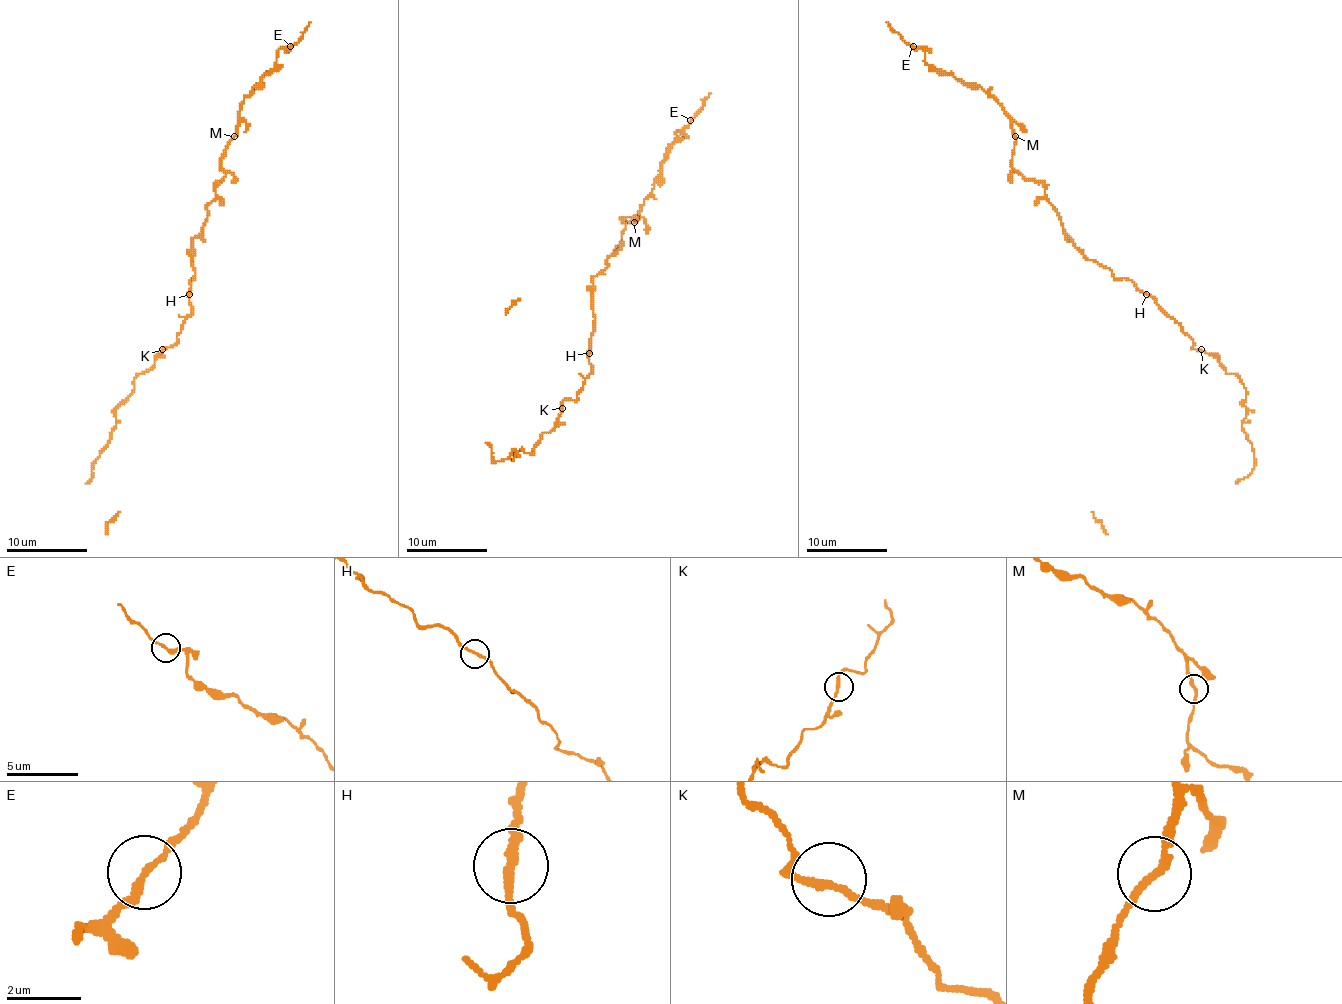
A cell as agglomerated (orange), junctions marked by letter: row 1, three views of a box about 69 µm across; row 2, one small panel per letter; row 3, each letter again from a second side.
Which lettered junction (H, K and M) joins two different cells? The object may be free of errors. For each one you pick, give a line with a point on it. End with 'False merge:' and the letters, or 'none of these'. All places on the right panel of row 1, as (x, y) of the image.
False merge: none of these

